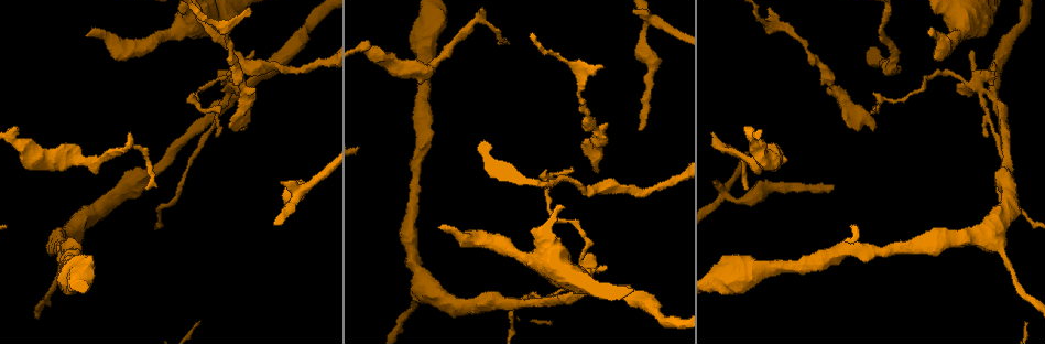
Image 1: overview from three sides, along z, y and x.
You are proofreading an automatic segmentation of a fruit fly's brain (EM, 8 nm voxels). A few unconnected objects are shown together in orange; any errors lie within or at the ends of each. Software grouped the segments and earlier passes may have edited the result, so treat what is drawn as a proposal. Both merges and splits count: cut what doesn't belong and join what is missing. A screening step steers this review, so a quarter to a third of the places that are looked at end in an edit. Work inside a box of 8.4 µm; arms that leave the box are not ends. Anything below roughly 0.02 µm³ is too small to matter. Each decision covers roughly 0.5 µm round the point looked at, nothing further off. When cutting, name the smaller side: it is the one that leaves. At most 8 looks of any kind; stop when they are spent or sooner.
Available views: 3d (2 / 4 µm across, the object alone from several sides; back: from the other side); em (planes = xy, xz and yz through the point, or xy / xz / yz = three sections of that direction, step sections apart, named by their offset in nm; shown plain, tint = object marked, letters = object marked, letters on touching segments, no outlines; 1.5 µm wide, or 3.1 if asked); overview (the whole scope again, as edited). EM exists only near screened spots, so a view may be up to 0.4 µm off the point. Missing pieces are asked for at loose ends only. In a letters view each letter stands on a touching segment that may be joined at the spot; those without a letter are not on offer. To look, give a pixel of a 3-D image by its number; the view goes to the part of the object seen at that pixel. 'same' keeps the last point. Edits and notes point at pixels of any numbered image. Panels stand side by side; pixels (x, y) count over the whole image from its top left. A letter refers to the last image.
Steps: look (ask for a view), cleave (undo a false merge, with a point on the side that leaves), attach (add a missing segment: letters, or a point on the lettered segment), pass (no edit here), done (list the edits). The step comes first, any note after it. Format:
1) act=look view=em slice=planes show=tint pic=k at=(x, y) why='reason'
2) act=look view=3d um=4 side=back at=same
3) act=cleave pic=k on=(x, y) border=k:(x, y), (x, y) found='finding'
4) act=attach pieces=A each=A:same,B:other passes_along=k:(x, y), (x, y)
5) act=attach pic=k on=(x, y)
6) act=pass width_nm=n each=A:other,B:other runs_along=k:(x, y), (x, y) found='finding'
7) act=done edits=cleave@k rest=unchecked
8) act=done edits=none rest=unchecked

act=look view=em slice=planes show=plain pic=1 at=(726, 196) why='sharp bend'

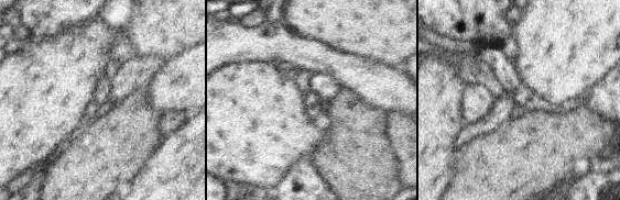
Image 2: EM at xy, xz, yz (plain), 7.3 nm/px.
act=look view=em slice=planes show=letters at=same

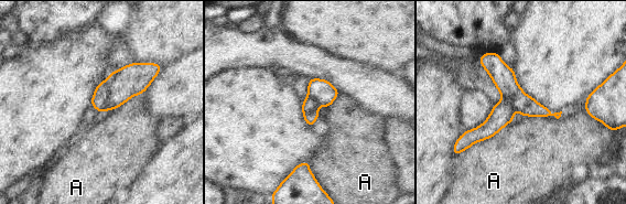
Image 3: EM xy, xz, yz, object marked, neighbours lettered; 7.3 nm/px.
act=cleave pic=3 on=(99, 98) width_nm=180 each=A:other part_leaving=3:(486, 55), (528, 106), (548, 114) found='a second cell is stuck on'

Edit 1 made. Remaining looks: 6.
act=look view=overview

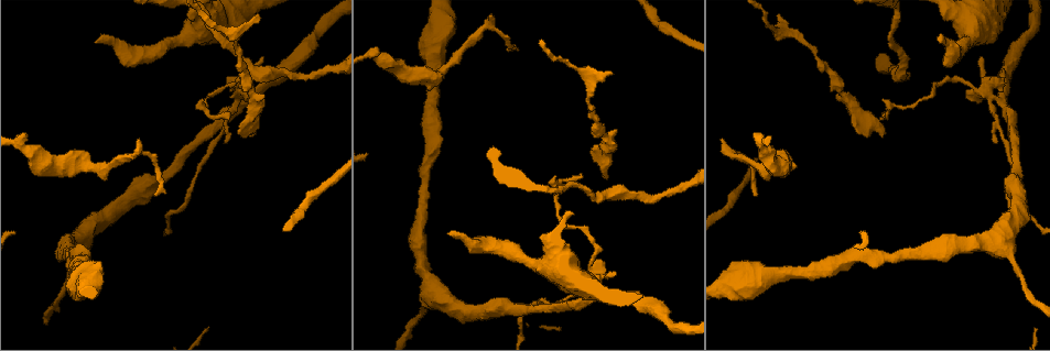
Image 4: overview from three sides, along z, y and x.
act=look view=3d um=4 pic=4 at=(756, 194) why='tapers out'

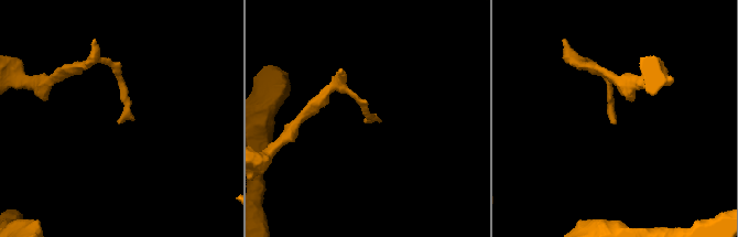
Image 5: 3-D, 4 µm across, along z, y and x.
act=look view=em slice=xy step=8 show=letters pic=5 at=(616, 123)

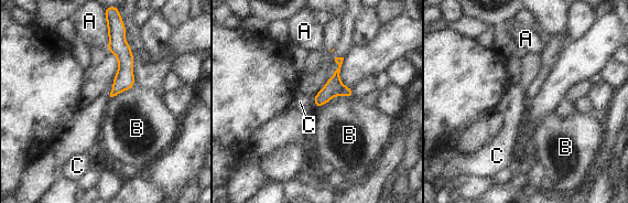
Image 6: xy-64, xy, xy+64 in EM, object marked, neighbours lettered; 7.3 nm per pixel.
act=pass each=A:other,B:other,C:other runs_along=6:(117, 41), (123, 81), (114, 93) found='no lettered segment goes on from it'

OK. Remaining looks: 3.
act=look view=3d um=2 pic=4 at=(447, 233) why='an open end'

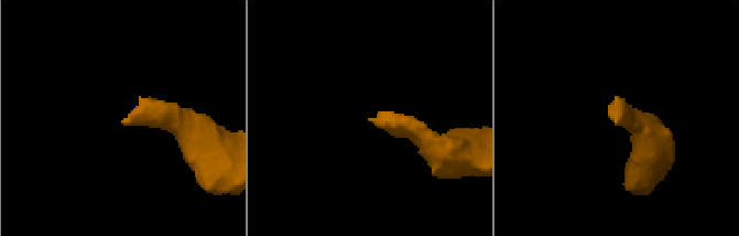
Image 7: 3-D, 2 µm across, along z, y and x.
act=look view=em slice=yz step=8 show=tint pic=7 at=(125, 125) why='shape alone is not enough'

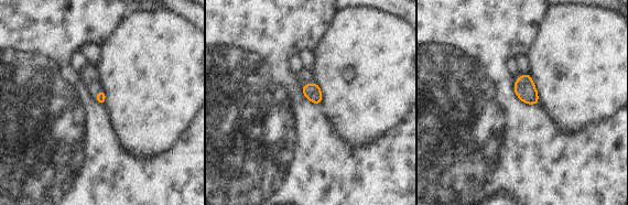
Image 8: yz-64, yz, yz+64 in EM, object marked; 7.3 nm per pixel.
act=look view=em slice=planes show=letters at=same

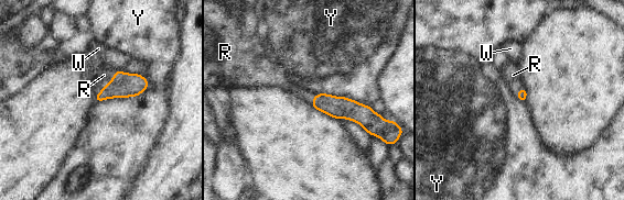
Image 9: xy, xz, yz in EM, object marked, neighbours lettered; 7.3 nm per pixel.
act=attach pieces=R each=R:same,W:other,Y:other found='it goes on there'

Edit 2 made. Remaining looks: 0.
act=done edits=cleave@3,attach@9 rest=unchecked

